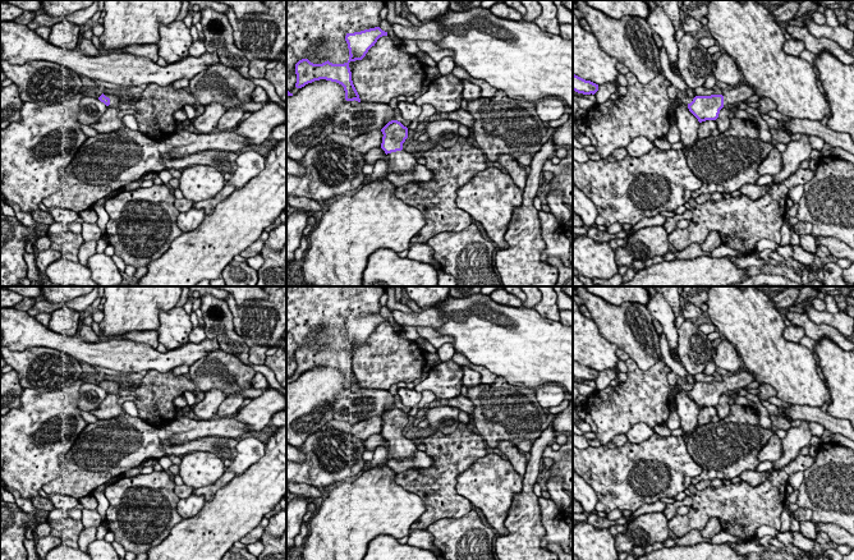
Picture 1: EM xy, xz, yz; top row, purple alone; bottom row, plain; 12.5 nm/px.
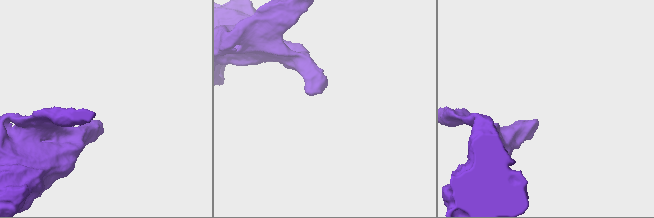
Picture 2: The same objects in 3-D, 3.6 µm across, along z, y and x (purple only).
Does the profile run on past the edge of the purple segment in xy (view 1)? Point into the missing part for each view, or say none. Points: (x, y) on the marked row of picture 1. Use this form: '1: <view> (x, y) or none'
1: xy (115, 97)

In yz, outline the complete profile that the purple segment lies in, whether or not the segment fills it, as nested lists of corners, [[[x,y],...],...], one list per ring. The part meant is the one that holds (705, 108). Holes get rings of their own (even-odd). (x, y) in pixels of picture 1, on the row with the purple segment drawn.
[[[739,84],[722,89],[721,95],[695,96],[688,104],[688,109],[699,123],[716,120],[722,107],[730,109],[734,105],[747,101],[752,95],[754,95],[754,91],[750,86]]]

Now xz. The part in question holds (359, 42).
[[[380,27],[361,32],[346,33],[345,41],[349,49],[349,60],[344,64],[332,64],[329,60],[322,64],[313,64],[308,59],[302,59],[295,64],[297,88],[302,88],[314,81],[326,79],[336,82],[344,87],[346,101],[361,102],[359,95],[352,81],[350,61],[362,60],[377,40],[387,36]]]

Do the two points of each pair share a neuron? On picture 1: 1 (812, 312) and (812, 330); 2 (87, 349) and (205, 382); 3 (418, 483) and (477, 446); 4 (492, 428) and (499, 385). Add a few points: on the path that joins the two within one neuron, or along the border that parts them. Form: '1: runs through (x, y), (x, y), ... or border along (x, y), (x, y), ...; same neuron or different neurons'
1: border along (806, 311), (812, 321), (827, 324), (839, 331); different neurons
2: border along (216, 349), (189, 366); different neurons
3: runs through (432, 481), (463, 450); same neuron
4: runs through (496, 418), (499, 416), (499, 395); same neuron

